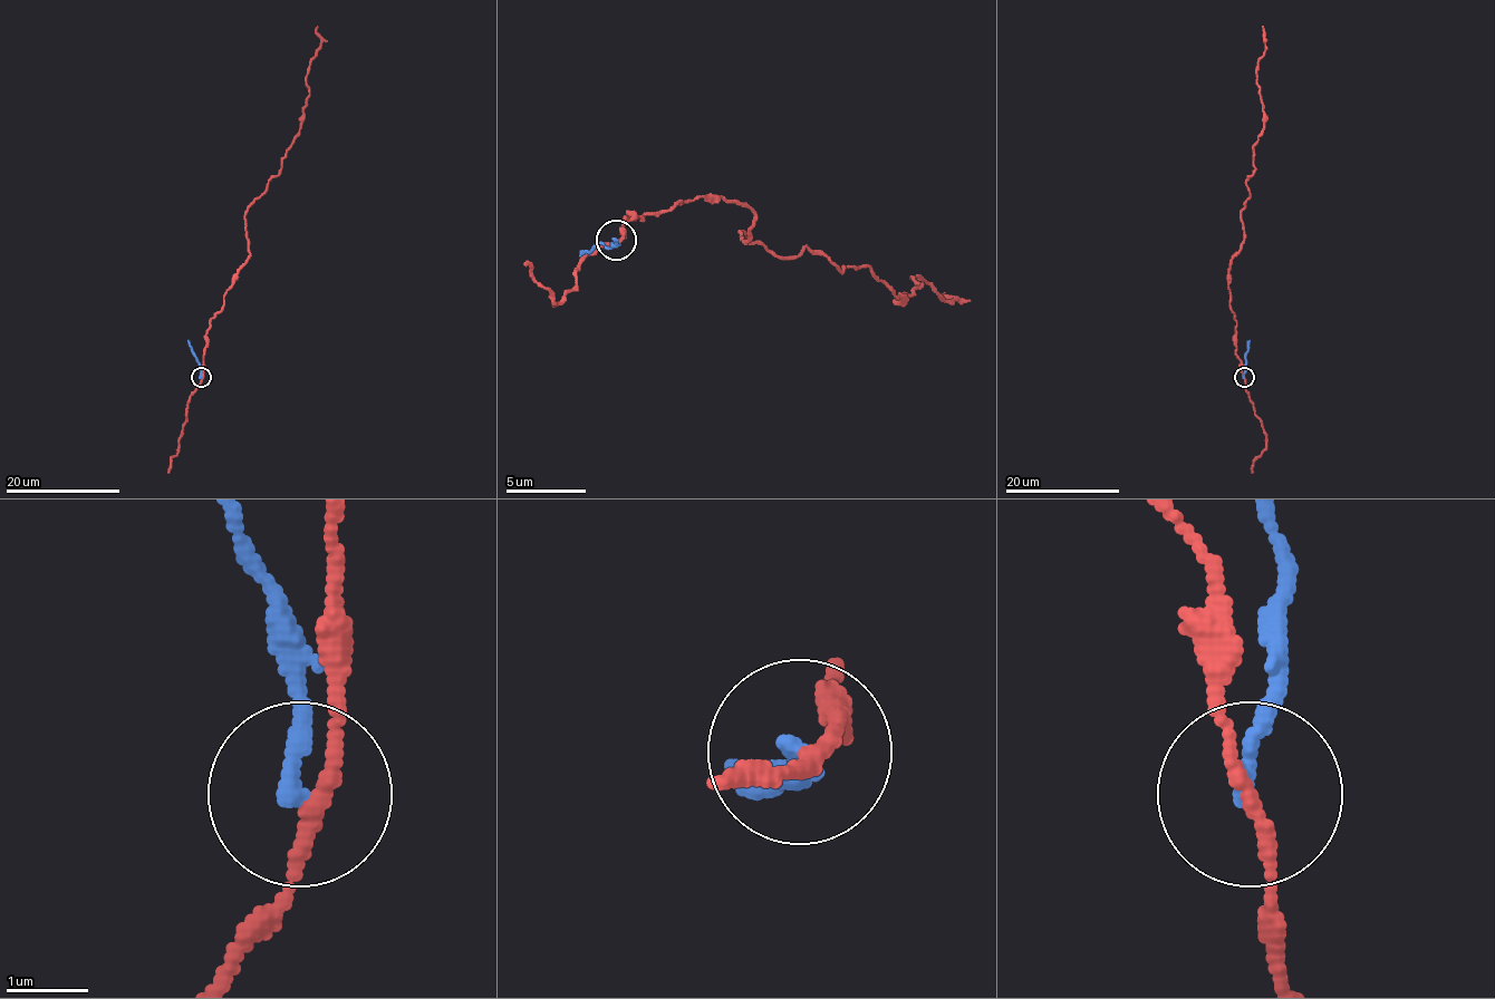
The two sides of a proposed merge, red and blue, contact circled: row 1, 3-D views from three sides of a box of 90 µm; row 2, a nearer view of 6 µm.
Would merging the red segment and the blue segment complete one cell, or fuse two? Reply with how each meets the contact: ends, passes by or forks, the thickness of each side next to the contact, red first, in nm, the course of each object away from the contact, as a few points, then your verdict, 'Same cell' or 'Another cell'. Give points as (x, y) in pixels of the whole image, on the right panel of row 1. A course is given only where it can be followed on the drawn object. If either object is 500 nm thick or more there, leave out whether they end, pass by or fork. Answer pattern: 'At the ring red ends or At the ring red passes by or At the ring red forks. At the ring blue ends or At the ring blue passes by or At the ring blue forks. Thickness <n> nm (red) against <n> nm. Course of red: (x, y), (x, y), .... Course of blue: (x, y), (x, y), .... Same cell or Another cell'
At the ring red passes by. At the ring blue ends. Thickness 170 nm (red) against 220 nm. Course of red: (1244, 377), (1228, 268), (1244, 240), (1245, 180), (1264, 127), (1256, 74), (1263, 27). Course of blue: (1244, 377), (1247, 340). Another cell

